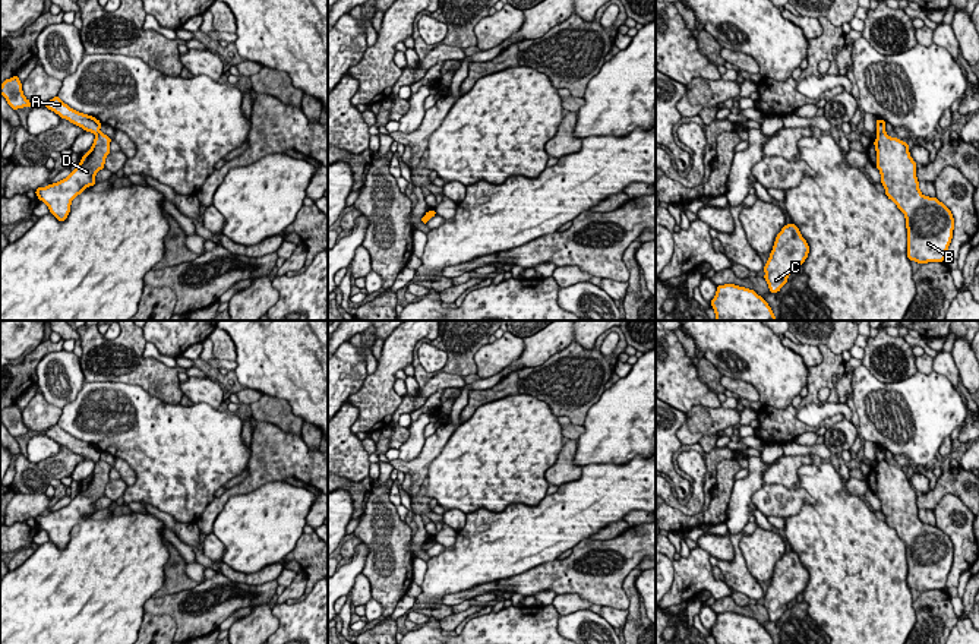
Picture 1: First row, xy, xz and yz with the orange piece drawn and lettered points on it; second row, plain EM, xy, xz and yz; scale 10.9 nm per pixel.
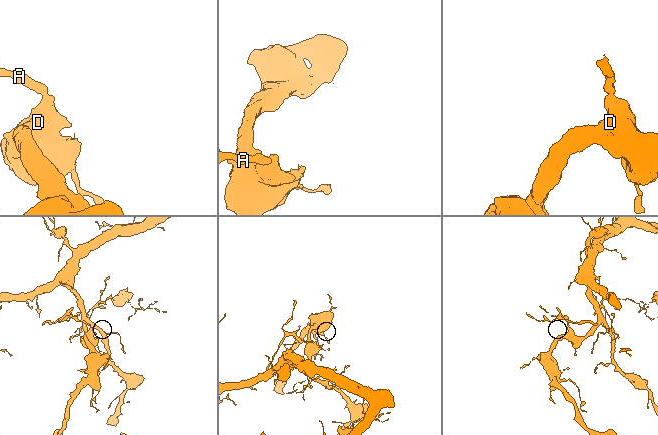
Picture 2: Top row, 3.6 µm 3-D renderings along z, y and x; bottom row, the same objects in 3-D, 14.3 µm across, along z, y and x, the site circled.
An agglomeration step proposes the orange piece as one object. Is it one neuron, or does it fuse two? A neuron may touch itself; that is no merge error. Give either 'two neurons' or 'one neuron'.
two neurons

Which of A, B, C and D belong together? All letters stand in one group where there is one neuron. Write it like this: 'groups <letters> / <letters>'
groups A / B C D

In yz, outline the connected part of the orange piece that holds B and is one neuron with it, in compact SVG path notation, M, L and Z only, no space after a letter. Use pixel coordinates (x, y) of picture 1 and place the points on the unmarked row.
M884 460L874 473L885 523L906 544L907 585L920 593L942 590L953 566L951 539L937 525L920 521L916 490L906 470Z

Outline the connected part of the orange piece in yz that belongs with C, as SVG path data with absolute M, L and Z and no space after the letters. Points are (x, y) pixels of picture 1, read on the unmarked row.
M792 550L784 553L777 562L774 575L764 594L764 606L771 621L780 619L787 610L787 604L803 593L808 581L809 574L802 565L798 553Z

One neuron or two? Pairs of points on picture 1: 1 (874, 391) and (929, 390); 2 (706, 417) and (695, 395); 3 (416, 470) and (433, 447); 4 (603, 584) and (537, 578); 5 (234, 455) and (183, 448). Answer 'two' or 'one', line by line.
1: one
2: two
3: one
4: one
5: one

